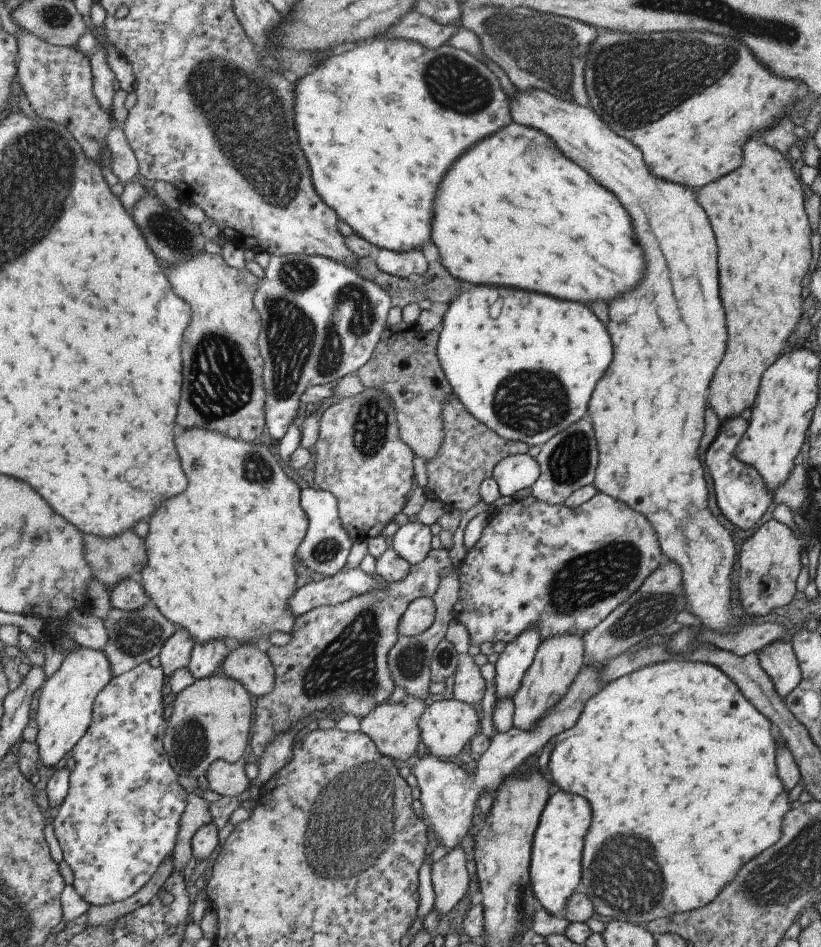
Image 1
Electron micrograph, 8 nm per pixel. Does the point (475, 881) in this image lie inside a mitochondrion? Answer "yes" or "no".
no

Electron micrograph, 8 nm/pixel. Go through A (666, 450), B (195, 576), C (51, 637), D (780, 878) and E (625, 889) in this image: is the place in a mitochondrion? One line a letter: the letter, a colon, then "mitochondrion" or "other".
A: other
B: other
C: other
D: mitochondrion
E: mitochondrion

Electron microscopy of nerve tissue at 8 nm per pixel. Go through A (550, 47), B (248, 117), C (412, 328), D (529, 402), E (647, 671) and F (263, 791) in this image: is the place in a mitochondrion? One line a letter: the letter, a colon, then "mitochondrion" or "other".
A: mitochondrion
B: mitochondrion
C: other
D: mitochondrion
E: other
F: other

